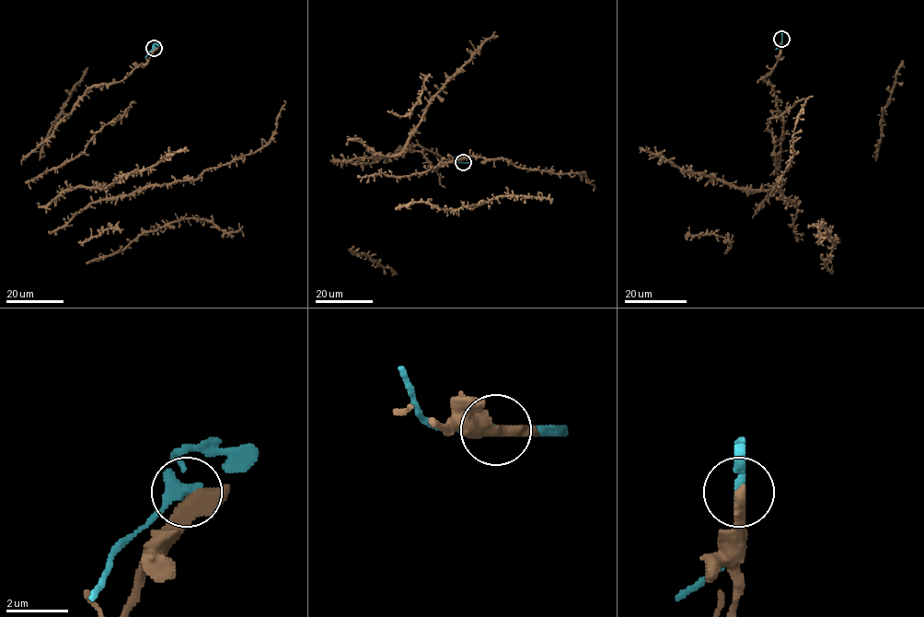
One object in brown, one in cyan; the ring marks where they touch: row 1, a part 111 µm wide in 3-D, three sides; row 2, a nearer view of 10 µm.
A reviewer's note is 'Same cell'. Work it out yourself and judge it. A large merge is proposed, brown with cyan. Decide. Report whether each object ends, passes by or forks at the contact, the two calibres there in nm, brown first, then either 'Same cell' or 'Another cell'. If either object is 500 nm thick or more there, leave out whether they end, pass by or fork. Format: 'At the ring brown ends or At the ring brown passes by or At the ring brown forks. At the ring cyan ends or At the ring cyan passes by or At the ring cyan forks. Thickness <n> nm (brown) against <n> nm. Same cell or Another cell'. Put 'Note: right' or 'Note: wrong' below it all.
At the ring brown passes by. At the ring cyan passes by. Thickness 440 nm (brown) against 320 nm. Another cell
Note: wrong

